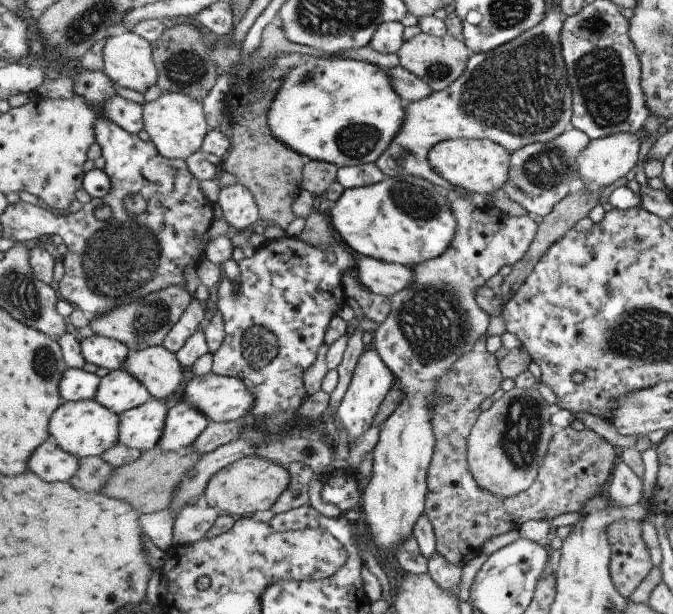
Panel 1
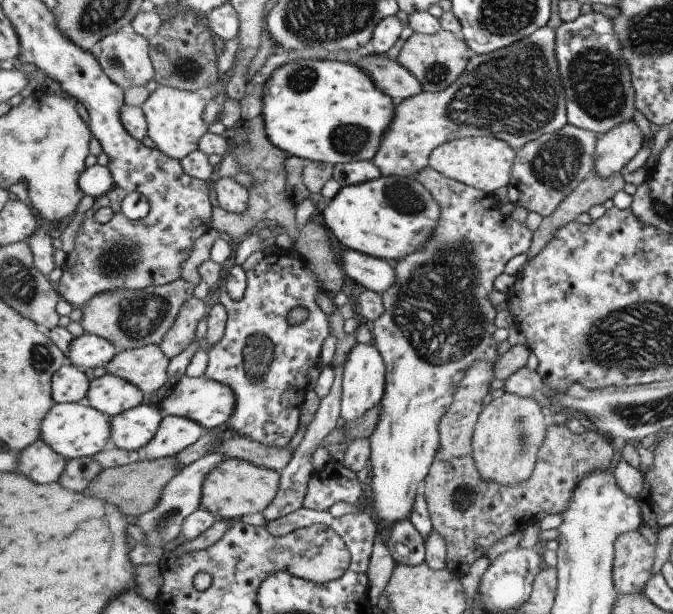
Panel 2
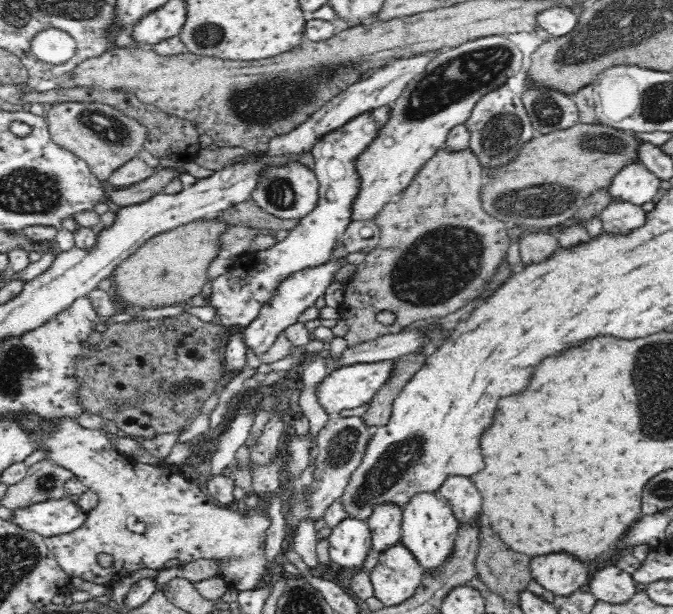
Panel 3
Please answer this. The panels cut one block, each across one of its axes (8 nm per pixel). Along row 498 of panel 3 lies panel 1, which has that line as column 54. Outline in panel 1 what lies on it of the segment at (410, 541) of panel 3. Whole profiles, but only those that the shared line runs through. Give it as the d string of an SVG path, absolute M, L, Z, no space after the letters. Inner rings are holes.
M95 399L64 402L50 418L50 436L55 444L81 459L101 456L120 442L119 435L120 415Z

